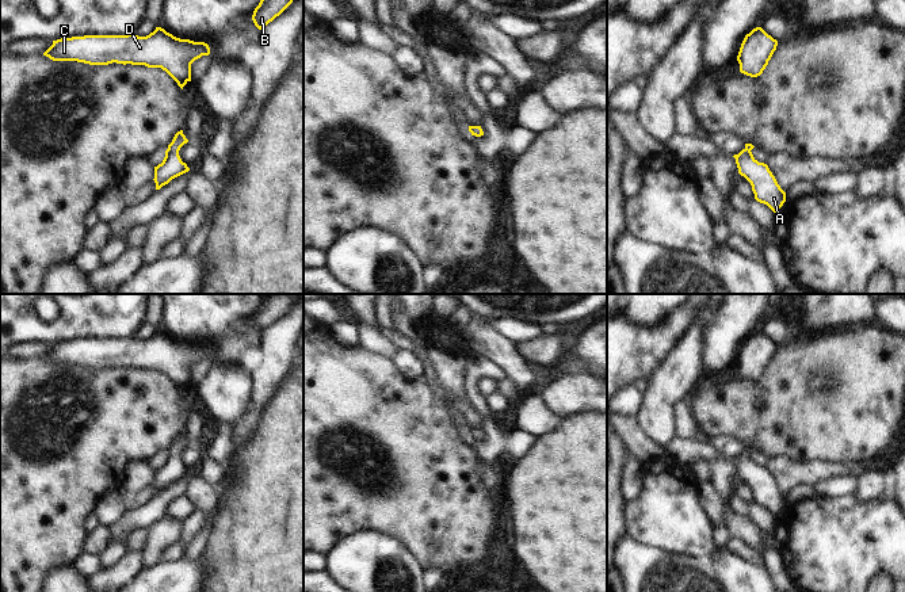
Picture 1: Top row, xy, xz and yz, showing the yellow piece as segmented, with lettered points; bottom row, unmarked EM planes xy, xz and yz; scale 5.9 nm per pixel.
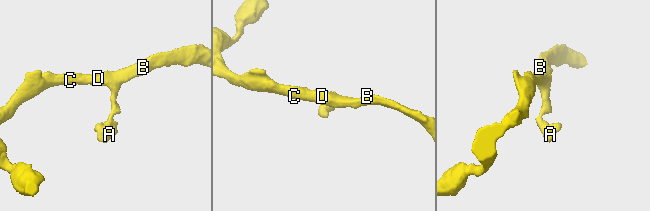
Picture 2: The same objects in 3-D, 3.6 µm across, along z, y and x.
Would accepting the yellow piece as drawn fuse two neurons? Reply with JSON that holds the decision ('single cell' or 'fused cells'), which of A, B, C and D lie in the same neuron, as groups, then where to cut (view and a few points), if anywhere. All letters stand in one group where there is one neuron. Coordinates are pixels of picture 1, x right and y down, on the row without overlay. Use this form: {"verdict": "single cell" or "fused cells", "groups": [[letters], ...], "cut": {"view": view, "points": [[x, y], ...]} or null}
{"verdict": "single cell", "groups": [["A", "B", "C", "D"]], "cut": null}

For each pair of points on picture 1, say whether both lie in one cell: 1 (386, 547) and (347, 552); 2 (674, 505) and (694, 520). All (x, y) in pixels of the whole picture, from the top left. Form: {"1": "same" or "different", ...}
{"1": "same", "2": "same"}

